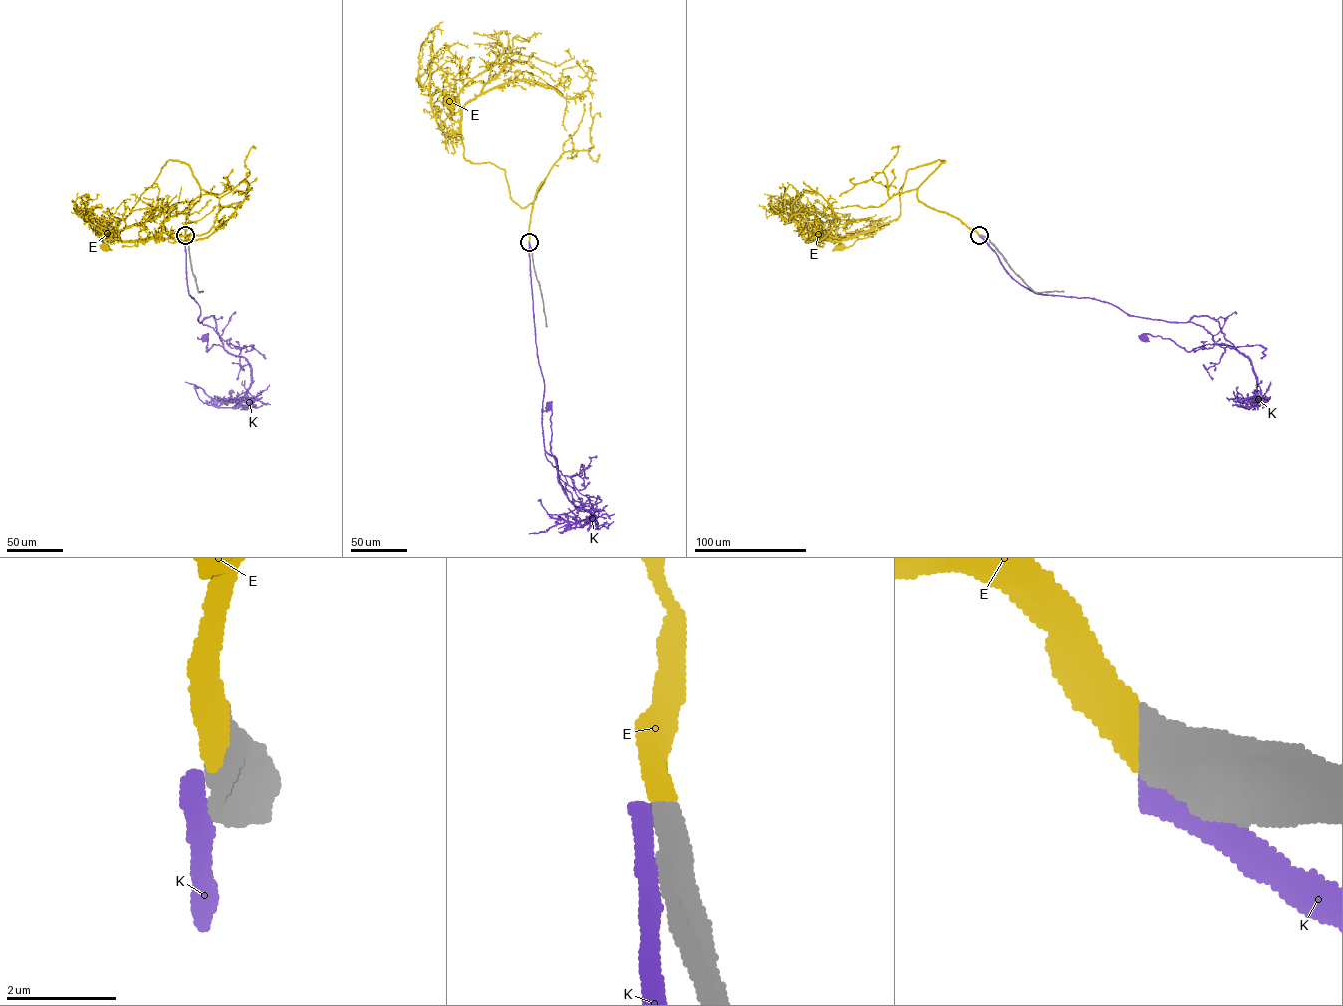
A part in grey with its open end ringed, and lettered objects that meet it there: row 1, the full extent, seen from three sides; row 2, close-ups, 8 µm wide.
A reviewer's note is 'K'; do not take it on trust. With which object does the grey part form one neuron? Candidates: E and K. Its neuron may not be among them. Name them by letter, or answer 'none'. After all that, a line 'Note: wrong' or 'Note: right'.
E
Note: wrong

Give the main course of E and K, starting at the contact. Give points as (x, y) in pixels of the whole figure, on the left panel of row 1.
E: (185, 235), (200, 186), (187, 165), (168, 160), (120, 220), (119, 233), (100, 239), (105, 246)
K: (185, 236), (188, 293), (199, 306), (199, 322), (213, 316), (223, 346), (207, 351), (204, 337)

